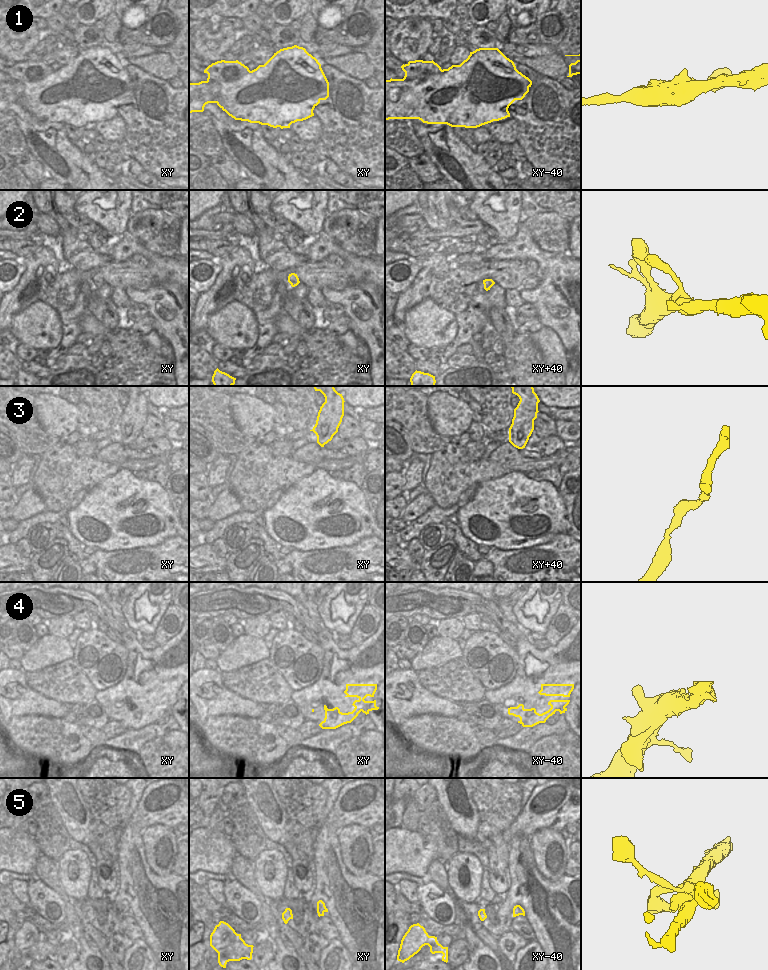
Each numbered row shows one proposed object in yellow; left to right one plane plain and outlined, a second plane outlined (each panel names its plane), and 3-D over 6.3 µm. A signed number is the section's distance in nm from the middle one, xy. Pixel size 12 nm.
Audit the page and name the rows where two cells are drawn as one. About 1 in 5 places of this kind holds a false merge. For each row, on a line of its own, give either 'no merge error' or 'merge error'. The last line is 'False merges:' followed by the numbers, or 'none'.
1: merge error
2: no merge error
3: no merge error
4: no merge error
5: no merge error
False merges: 1

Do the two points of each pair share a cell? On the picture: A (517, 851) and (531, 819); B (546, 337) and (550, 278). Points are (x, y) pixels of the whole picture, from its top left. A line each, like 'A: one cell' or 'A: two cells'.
A: two cells
B: two cells

